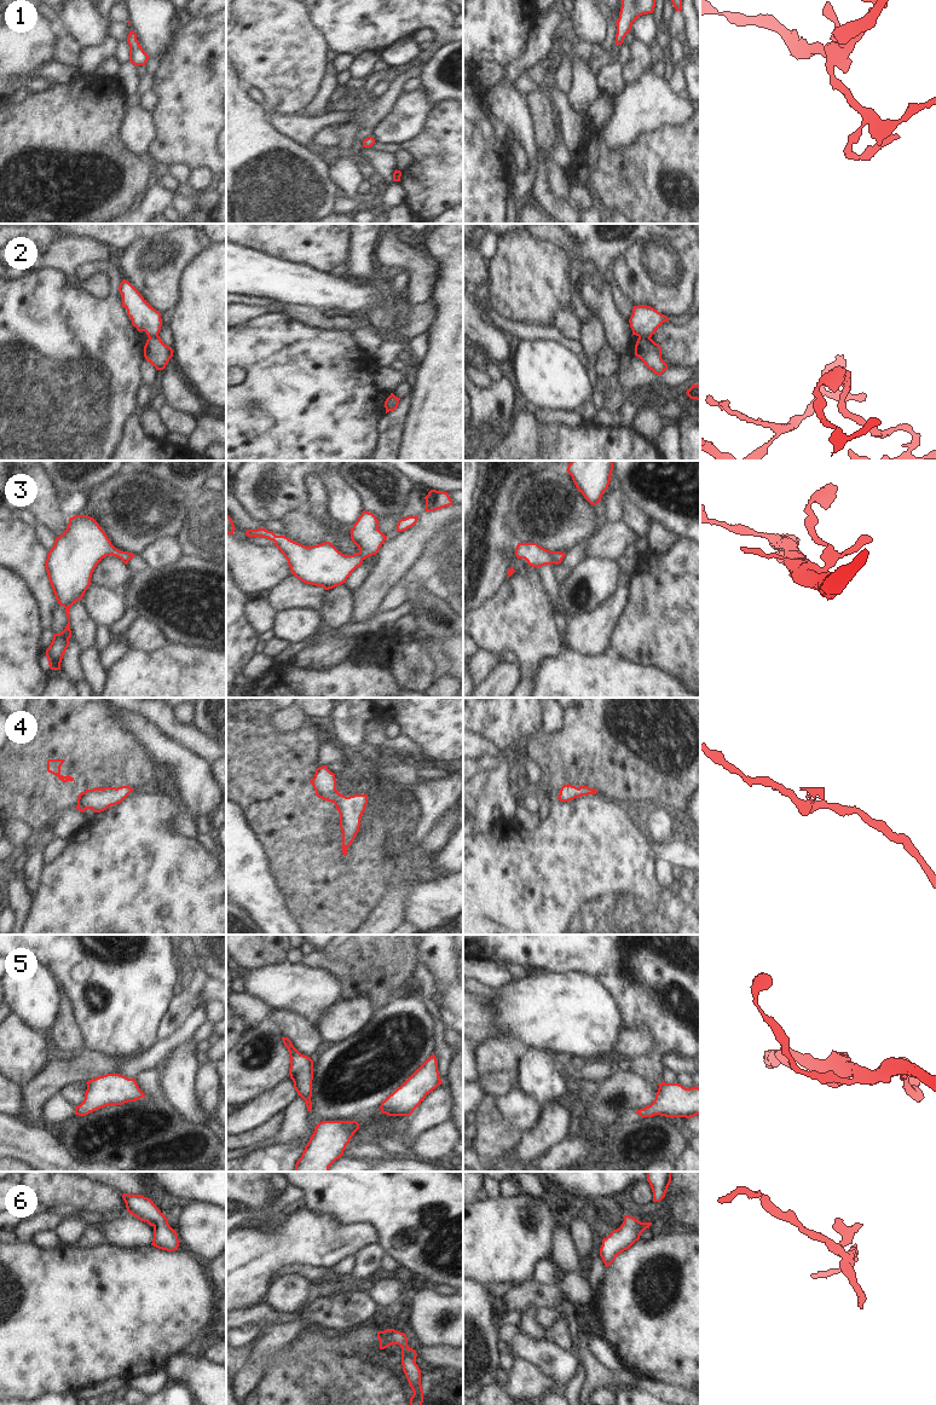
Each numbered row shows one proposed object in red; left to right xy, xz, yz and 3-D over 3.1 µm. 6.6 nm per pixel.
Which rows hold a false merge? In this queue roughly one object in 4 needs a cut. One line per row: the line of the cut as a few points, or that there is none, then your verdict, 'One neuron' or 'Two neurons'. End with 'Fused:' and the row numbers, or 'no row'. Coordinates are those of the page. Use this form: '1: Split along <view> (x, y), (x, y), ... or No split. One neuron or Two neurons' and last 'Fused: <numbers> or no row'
1: No split. One neuron
2: Split along yz (639, 336), (650, 339). Two neurons
3: No split. One neuron
4: No split. One neuron
5: No split. One neuron
6: No split. One neuron
Fused: 2.

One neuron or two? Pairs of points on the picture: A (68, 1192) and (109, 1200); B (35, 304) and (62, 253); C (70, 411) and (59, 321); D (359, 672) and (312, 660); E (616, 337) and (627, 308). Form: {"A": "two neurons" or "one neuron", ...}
{"A": "one neuron", "B": "two neurons", "C": "one neuron", "D": "two neurons", "E": "two neurons"}

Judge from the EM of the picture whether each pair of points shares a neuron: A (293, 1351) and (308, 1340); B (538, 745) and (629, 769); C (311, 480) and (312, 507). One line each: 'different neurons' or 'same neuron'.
A: same neuron
B: same neuron
C: same neuron

